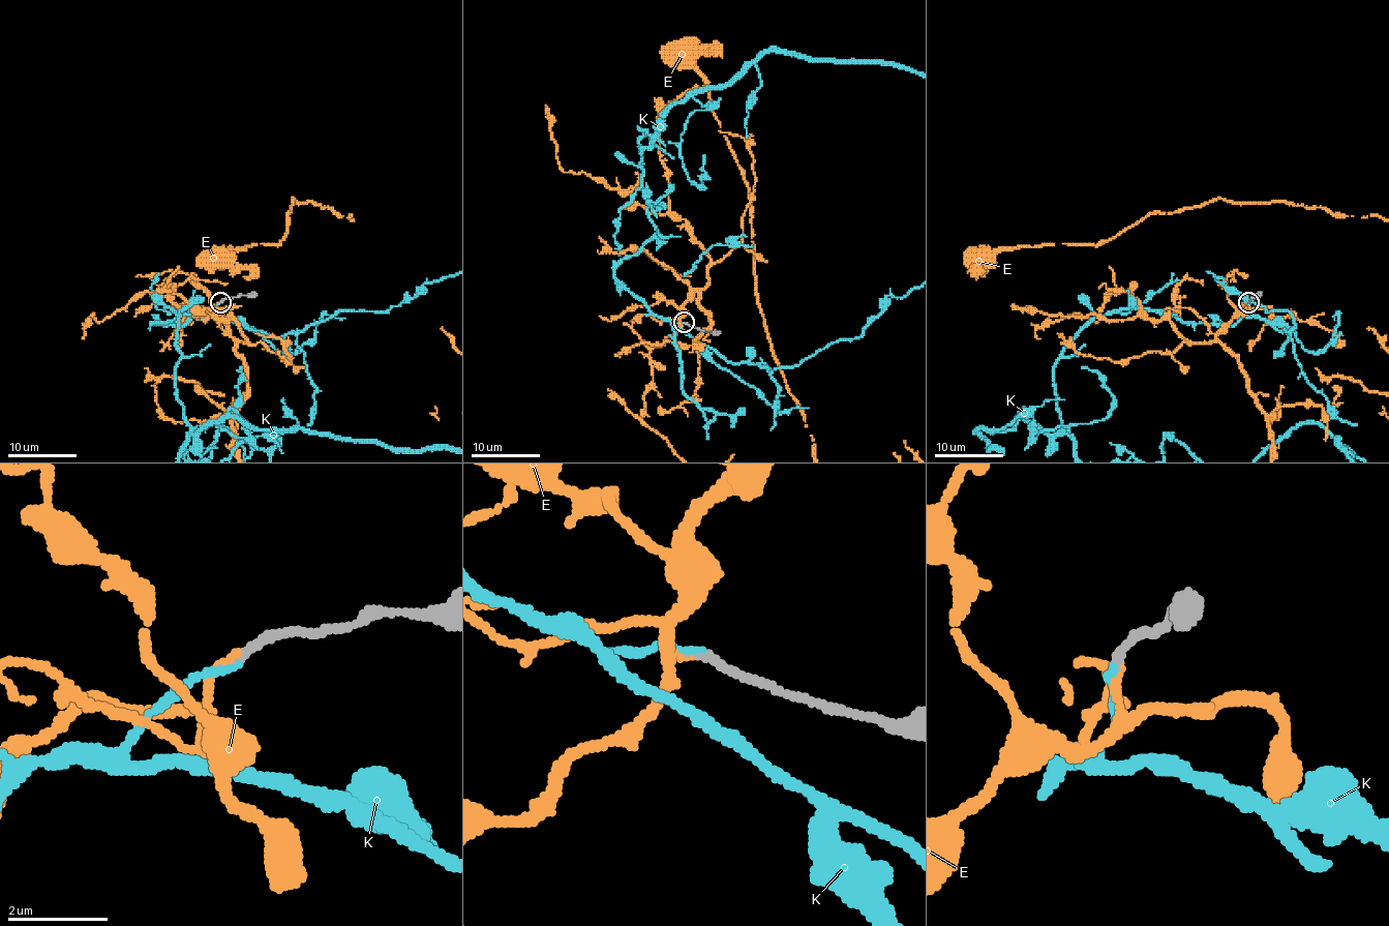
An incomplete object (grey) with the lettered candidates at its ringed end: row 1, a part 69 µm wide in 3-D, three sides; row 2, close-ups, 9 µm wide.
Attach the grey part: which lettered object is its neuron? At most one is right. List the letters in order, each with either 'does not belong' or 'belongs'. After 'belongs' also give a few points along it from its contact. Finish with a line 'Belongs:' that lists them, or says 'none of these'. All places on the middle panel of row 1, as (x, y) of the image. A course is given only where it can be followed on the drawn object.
E: does not belong
K: belongs
Belongs: K

